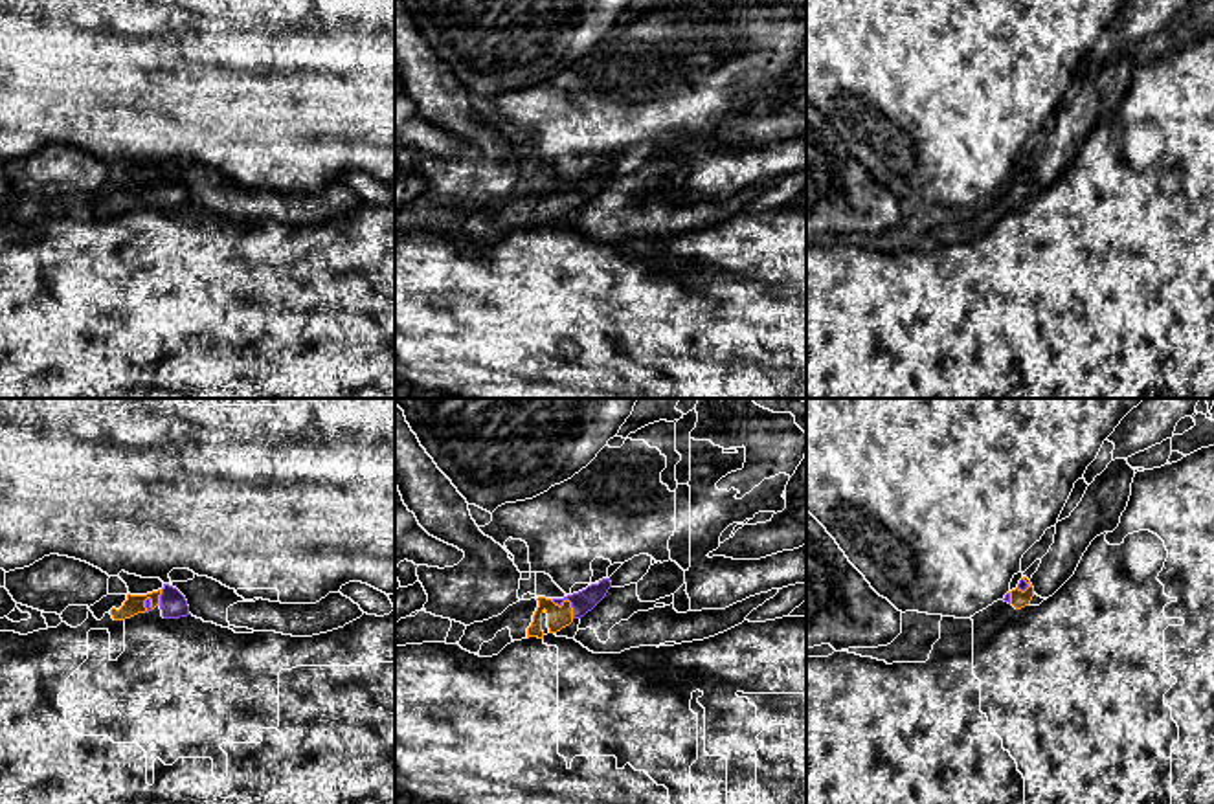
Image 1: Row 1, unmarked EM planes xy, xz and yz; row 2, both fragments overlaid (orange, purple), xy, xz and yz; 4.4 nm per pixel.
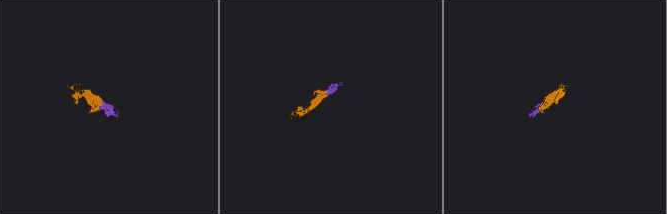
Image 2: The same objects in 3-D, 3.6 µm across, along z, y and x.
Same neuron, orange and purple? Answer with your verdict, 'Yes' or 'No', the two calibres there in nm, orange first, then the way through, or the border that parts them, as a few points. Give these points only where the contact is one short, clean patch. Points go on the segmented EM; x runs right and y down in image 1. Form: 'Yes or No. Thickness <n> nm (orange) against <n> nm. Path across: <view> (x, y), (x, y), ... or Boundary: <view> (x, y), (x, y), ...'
Yes. Thickness 100 nm (orange) against 100 nm. Path across: xz (559, 617), (568, 601), (584, 601)

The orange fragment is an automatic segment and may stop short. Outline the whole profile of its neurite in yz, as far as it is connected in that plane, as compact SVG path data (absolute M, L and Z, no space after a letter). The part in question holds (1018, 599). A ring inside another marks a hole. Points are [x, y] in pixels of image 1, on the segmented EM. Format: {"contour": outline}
{"contour": "M1023 576L1016 589L1005 595L1005 602L1012 604L1016 609L1021 609L1030 604L1034 597L1034 587L1027 576Z"}

